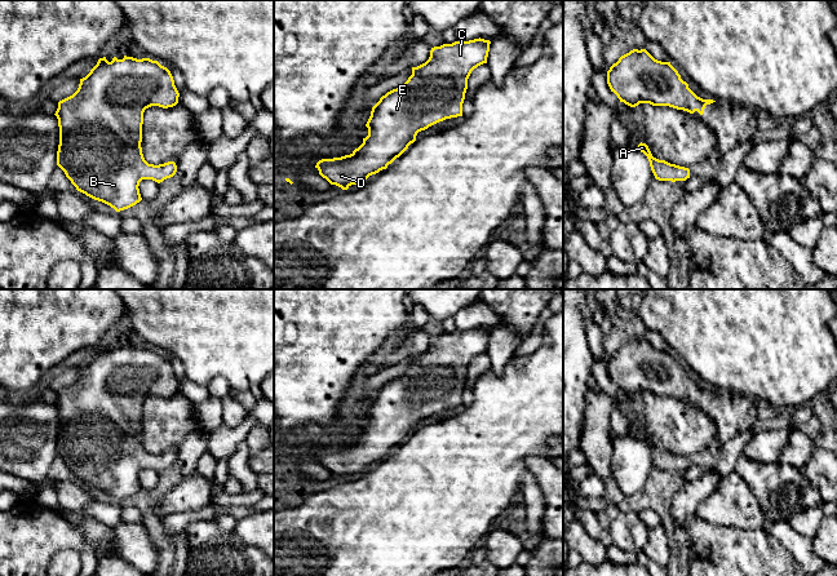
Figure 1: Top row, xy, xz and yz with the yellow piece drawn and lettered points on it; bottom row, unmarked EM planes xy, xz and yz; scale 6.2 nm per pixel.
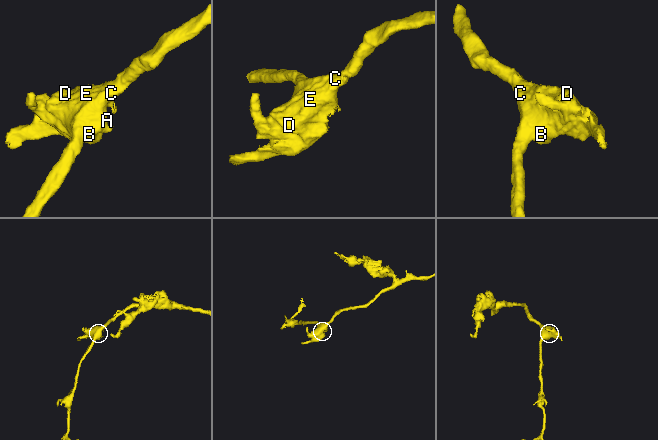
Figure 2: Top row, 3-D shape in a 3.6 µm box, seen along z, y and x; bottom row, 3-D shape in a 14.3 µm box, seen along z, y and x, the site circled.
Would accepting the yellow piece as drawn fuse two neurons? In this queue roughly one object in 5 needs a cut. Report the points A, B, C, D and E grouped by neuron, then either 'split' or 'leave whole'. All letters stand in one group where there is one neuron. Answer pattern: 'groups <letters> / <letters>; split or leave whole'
groups A B C D E; leave whole

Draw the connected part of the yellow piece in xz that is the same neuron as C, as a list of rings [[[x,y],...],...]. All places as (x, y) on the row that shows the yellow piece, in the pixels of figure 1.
[[[479,37],[431,48],[429,59],[412,67],[408,80],[402,87],[388,92],[372,107],[366,124],[368,136],[363,138],[363,143],[350,155],[319,160],[315,165],[319,174],[342,190],[364,183],[369,176],[386,169],[399,158],[416,141],[418,132],[446,119],[462,116],[468,79],[474,68],[487,63],[490,44],[490,40]]]

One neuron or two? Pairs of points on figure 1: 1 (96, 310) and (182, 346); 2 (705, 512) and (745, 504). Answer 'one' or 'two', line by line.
1: two
2: one

